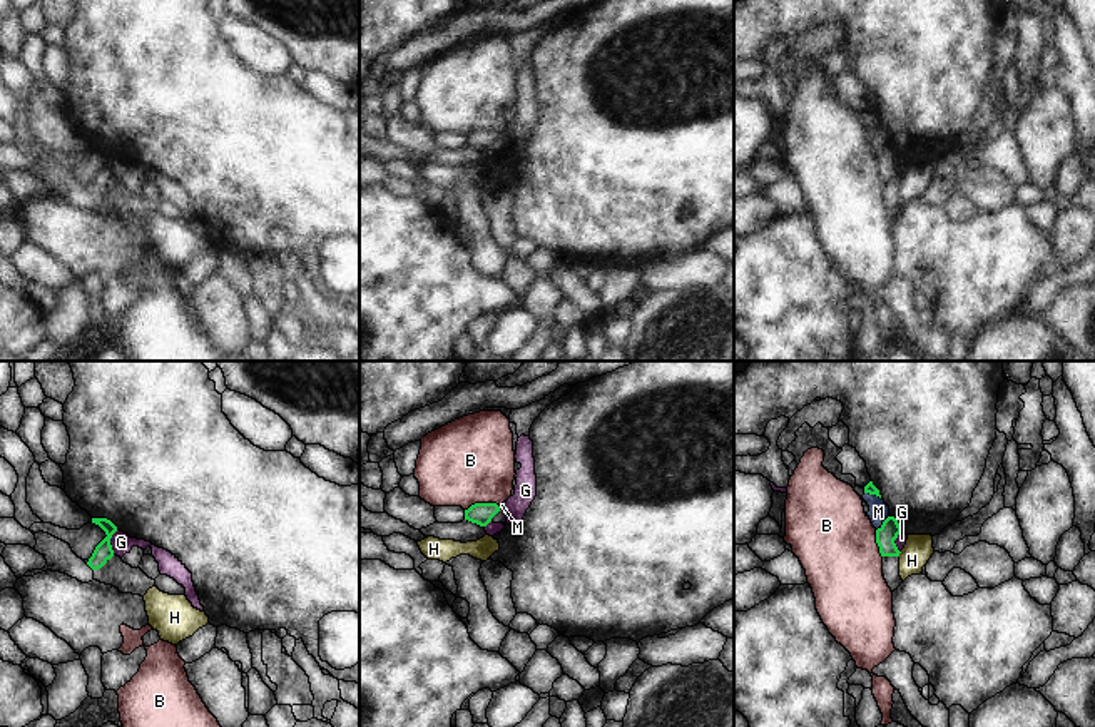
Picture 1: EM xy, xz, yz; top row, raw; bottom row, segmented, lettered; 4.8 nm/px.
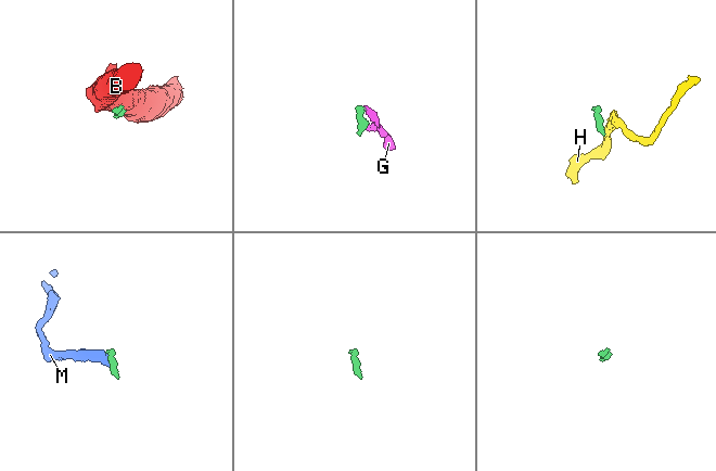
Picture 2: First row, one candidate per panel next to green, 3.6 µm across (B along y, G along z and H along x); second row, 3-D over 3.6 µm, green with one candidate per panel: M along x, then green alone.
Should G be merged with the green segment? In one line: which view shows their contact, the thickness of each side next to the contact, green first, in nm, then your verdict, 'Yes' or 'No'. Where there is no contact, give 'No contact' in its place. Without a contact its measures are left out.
Touches green in xy. Thickness 90 nm (green) against 100 nm. No

